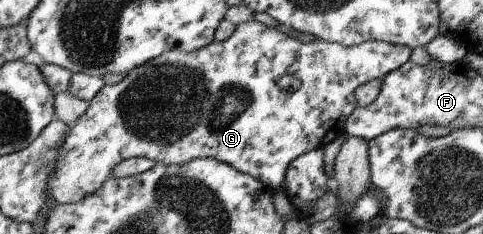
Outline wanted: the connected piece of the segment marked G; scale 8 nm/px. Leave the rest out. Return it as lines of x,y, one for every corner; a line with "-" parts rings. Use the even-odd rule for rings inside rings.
253,19
236,25
236,31
228,39
212,41
206,48
201,48
199,51
187,53
177,48
162,53
161,56
157,56
154,60
149,60
146,64
140,65
131,72
127,72
119,83
104,85
102,91
93,100
89,101
90,104
87,111
71,127
69,135
65,139
65,145
63,145
63,149
59,153
57,171
49,179
49,194
59,204
70,204
86,199
93,192
98,192
98,189
102,188
105,181
113,175
115,167
121,164
123,160
129,158
149,158
156,161
156,163
161,162
166,166
189,164
190,161
197,158
215,158
217,161
227,162
237,171
249,174
265,185
279,190
282,187
285,172
294,159
312,149
324,148
331,141
335,141
337,137
346,134
344,129
347,118
358,106
354,91
364,83
374,79
382,80
388,73
395,71
399,66
410,60
411,51
412,49
405,46
393,45
379,40
369,40
352,46
344,46
317,39
303,43

